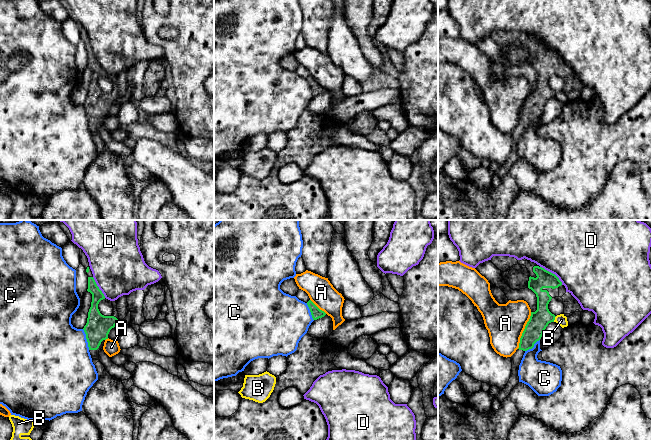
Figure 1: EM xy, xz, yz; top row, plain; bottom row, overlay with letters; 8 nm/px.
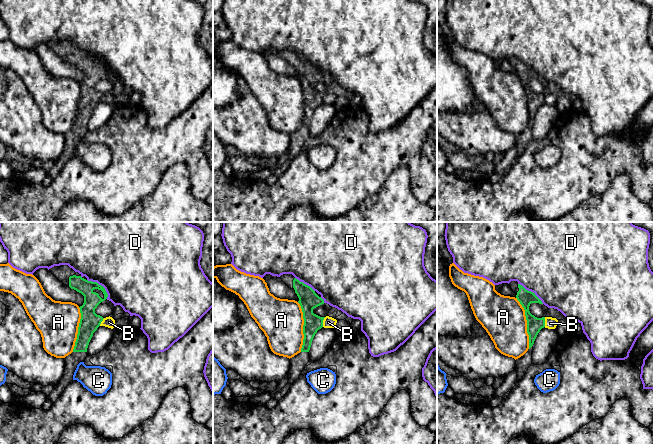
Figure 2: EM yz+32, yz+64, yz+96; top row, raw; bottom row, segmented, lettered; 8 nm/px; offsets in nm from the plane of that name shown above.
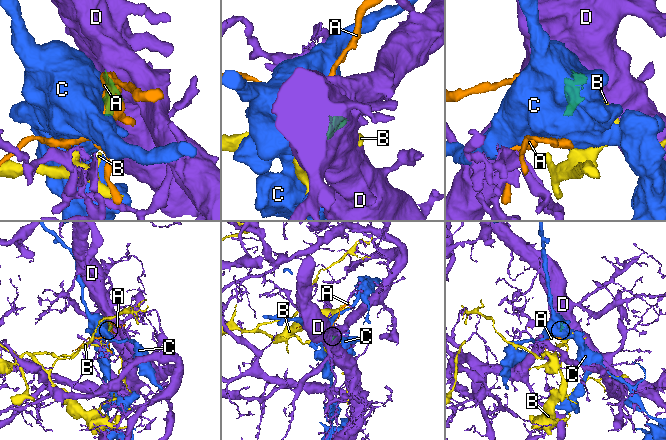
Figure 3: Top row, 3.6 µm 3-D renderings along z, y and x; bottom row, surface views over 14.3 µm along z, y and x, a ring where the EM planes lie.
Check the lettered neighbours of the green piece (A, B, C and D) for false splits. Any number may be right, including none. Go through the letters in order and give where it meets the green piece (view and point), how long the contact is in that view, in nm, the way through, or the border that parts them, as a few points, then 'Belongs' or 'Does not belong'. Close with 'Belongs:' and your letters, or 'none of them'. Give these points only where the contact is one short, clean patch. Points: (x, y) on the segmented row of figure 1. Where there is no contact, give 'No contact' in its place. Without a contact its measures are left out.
A: Touches green at yz (524, 330). Shared border 320 nm. Boundary: yz (531, 312), (517, 348). Does not belong
B: Touches green at yz (554, 319). Shared border 50 nm. Boundary: yz (556, 316), (553, 321). Does not belong
C: Touches green at xy (86, 338). Shared border 180 nm. Boundary: xy (82, 329), (89, 349). Does not belong
D: Touches green at yz (552, 273). Shared border 240 nm. Does not belong
Belongs: none of them

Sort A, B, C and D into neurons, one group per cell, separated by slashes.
A / B / C / D

